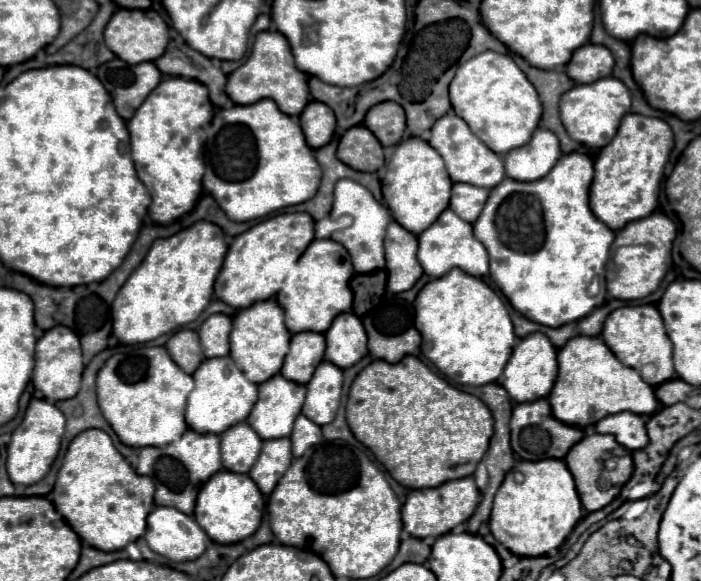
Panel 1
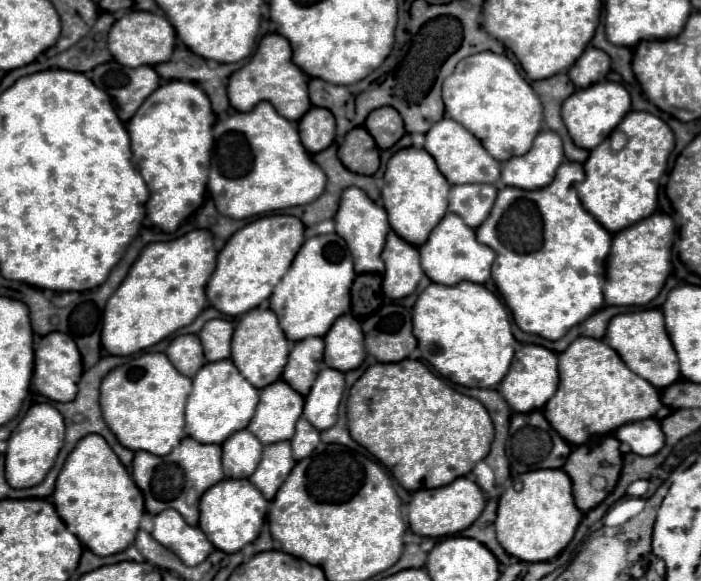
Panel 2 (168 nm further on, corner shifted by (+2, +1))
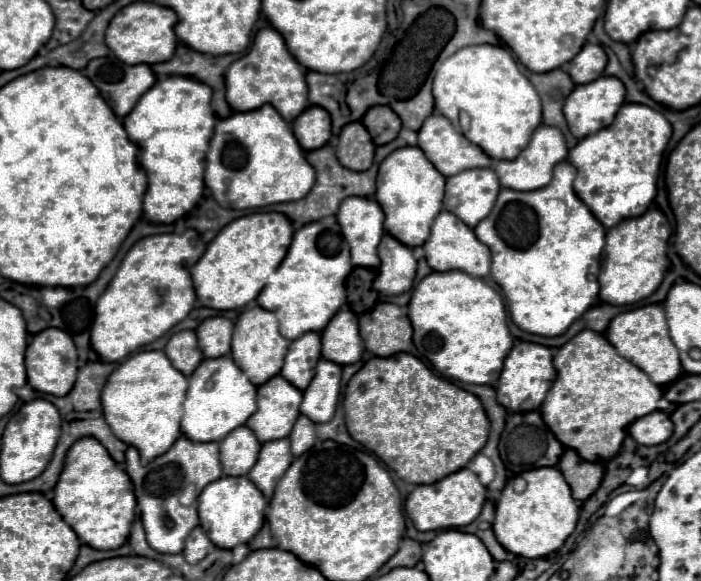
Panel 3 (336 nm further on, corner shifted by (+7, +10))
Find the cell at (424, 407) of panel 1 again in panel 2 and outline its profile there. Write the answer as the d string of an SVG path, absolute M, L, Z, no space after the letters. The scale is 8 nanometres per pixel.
M404 359L400 363L376 363L368 367L350 389L346 418L350 437L366 447L408 491L444 487L454 479L468 475L474 465L488 455L494 439L492 419L478 399L462 395L432 373L422 361L412 359Z

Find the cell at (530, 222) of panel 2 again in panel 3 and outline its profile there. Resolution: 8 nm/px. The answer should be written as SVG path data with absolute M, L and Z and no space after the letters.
M567 160L553 170L553 180L539 190L519 192L501 188L497 202L487 218L475 226L475 236L491 250L491 276L501 286L510 317L521 330L539 336L559 336L573 320L577 320L589 306L597 304L599 296L599 258L605 246L605 228L591 210L577 198L573 190L575 166Z

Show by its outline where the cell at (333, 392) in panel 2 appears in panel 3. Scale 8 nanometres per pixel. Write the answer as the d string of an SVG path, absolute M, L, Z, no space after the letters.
M323 360L317 362L315 376L311 384L303 390L301 414L313 422L329 422L337 408L341 388L341 366Z

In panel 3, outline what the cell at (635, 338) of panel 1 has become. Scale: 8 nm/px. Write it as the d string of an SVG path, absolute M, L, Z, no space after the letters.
M647 304L647 306L639 306L617 314L617 318L613 318L613 322L609 324L605 336L625 360L633 362L643 372L647 372L647 376L659 386L675 382L683 372L679 362L679 350L675 348L669 336L665 310L661 304Z

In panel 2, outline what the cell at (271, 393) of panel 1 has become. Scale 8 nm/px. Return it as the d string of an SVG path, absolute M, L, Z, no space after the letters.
M276 381L260 391L260 403L248 431L254 433L262 445L288 441L294 435L302 409L304 397L298 395L286 381Z

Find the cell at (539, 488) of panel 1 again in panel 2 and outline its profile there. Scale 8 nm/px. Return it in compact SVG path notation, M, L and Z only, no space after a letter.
M562 469L528 471L526 475L519 475L514 481L516 491L514 487L509 487L498 501L498 515L494 521L498 543L508 555L514 555L520 561L548 561L572 541L576 527L582 519L582 511L578 511L578 507L574 505L570 477Z

